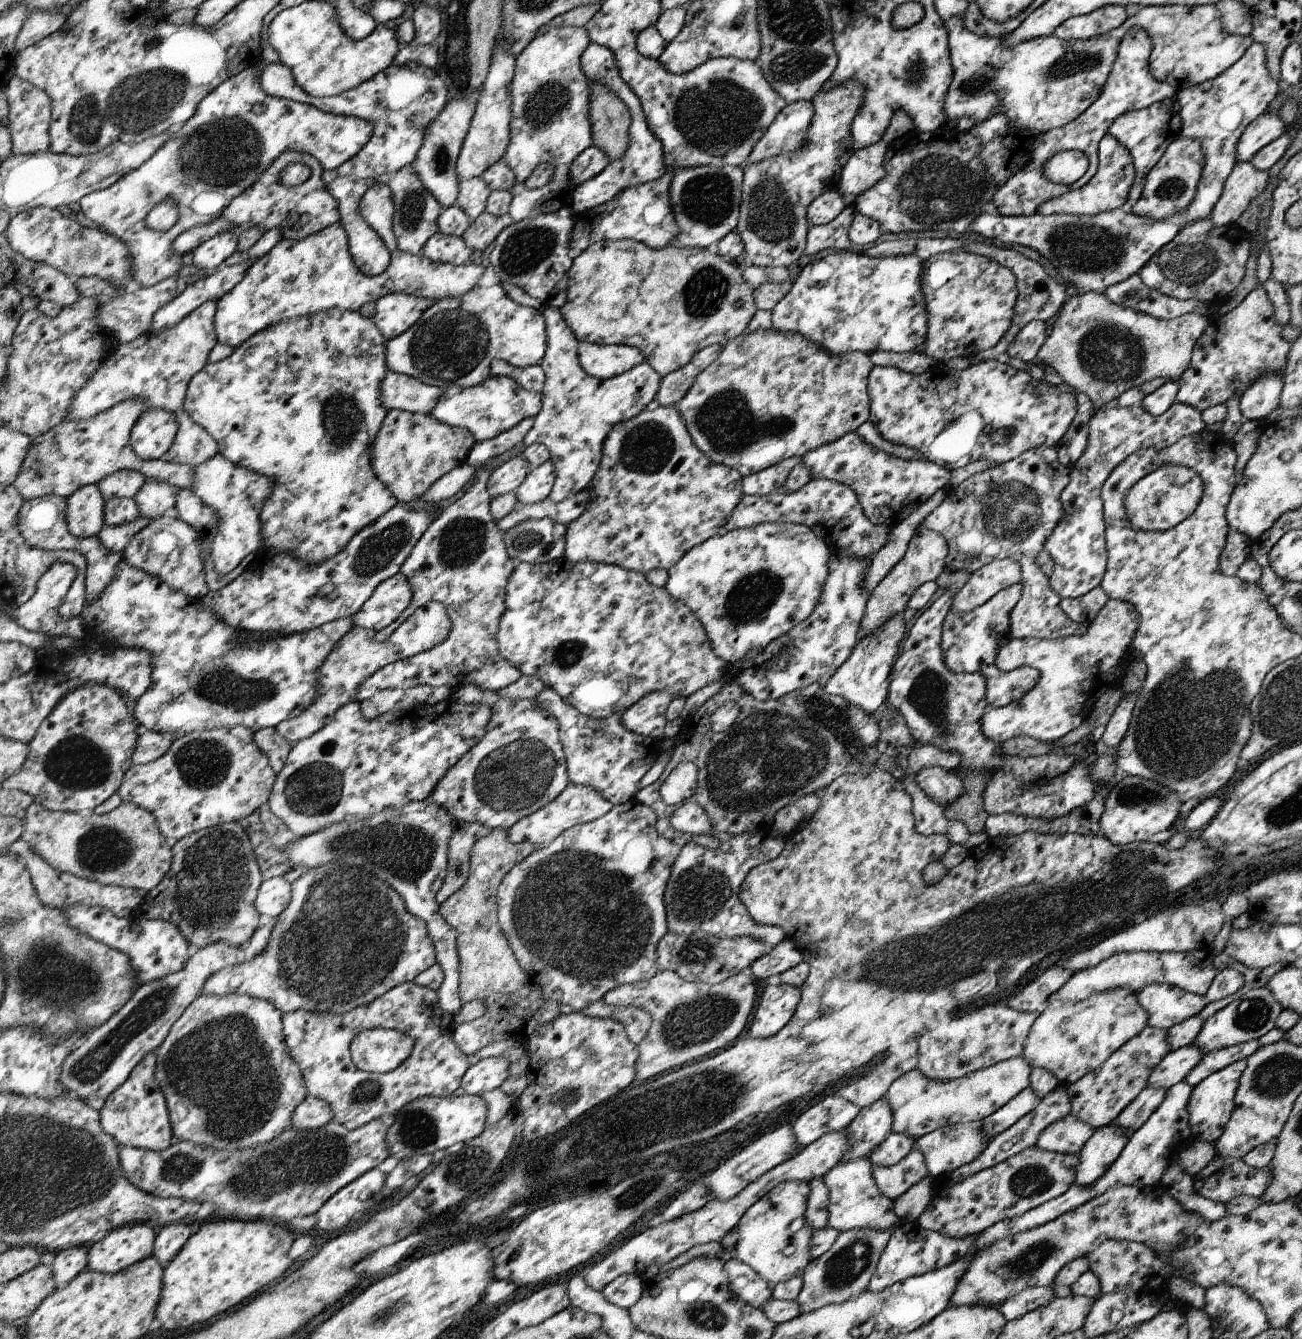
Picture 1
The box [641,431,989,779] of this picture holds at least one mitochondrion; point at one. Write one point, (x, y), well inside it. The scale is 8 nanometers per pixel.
(753, 595)

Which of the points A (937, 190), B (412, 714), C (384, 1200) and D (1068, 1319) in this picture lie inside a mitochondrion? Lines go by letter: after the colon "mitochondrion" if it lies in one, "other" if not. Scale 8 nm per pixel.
A: mitochondrion
B: other
C: other
D: other

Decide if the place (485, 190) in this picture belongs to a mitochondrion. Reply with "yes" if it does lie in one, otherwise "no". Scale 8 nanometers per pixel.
no

